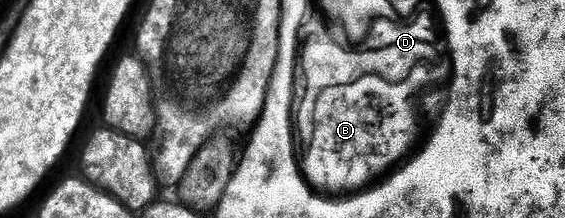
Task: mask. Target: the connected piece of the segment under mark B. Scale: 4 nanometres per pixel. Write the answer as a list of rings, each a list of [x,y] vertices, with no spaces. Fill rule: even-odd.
[[[320,71],[320,86],[300,86],[300,99],[296,104],[296,140],[300,145],[300,171],[307,184],[318,194],[354,194],[385,177],[395,166],[411,155],[410,147],[418,136],[418,104],[410,96],[402,96],[402,104],[390,104],[394,92],[380,80],[354,80],[340,84],[332,74]],[[390,108],[394,120],[402,128],[390,132]]]

